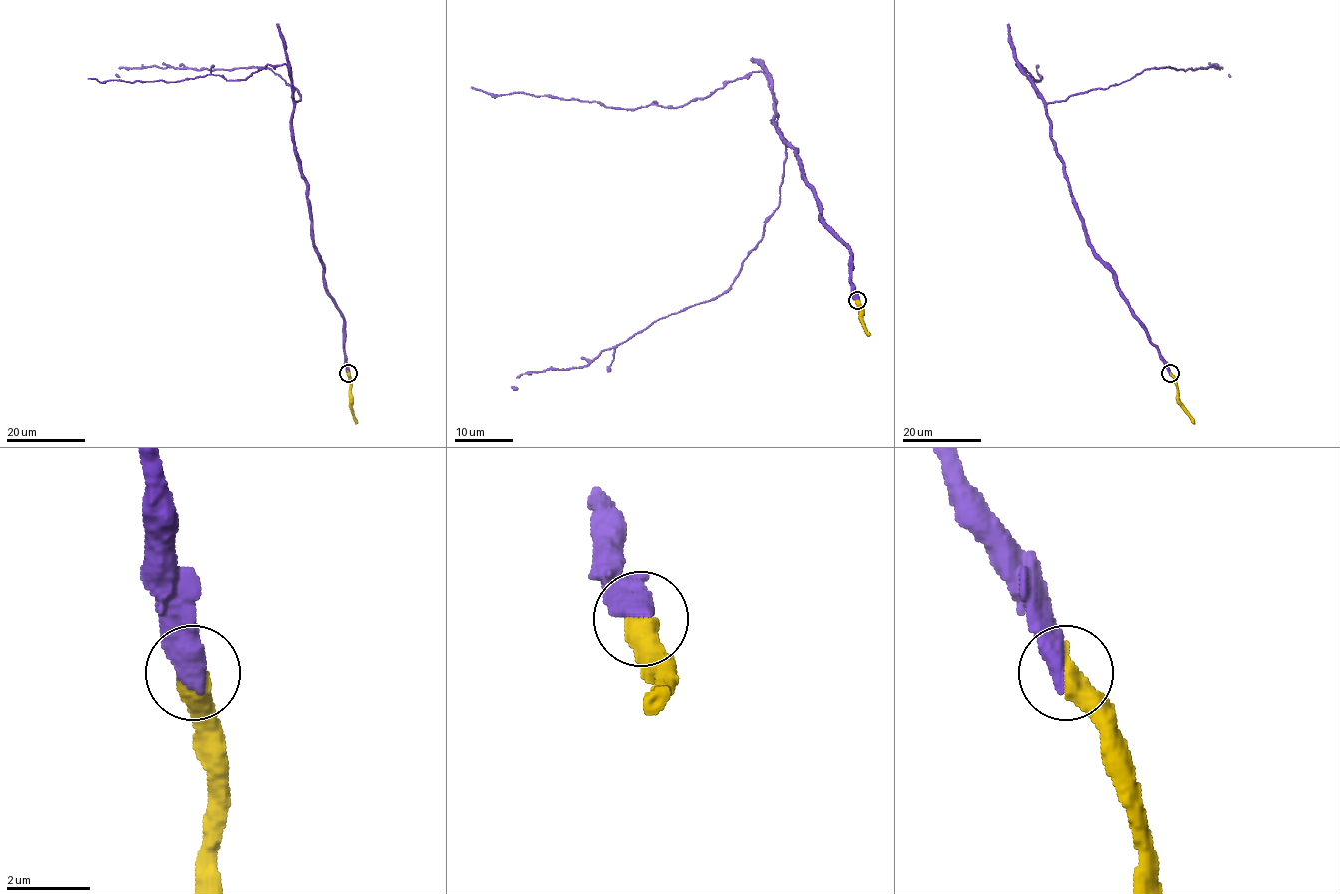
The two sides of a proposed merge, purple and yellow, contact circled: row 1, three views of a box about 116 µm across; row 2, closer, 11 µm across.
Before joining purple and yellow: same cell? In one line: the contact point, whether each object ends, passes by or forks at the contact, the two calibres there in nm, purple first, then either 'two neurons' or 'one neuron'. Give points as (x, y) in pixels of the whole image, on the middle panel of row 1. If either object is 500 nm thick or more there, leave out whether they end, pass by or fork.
place (857, 300); calibres 600 and 550 nm; one neuron

